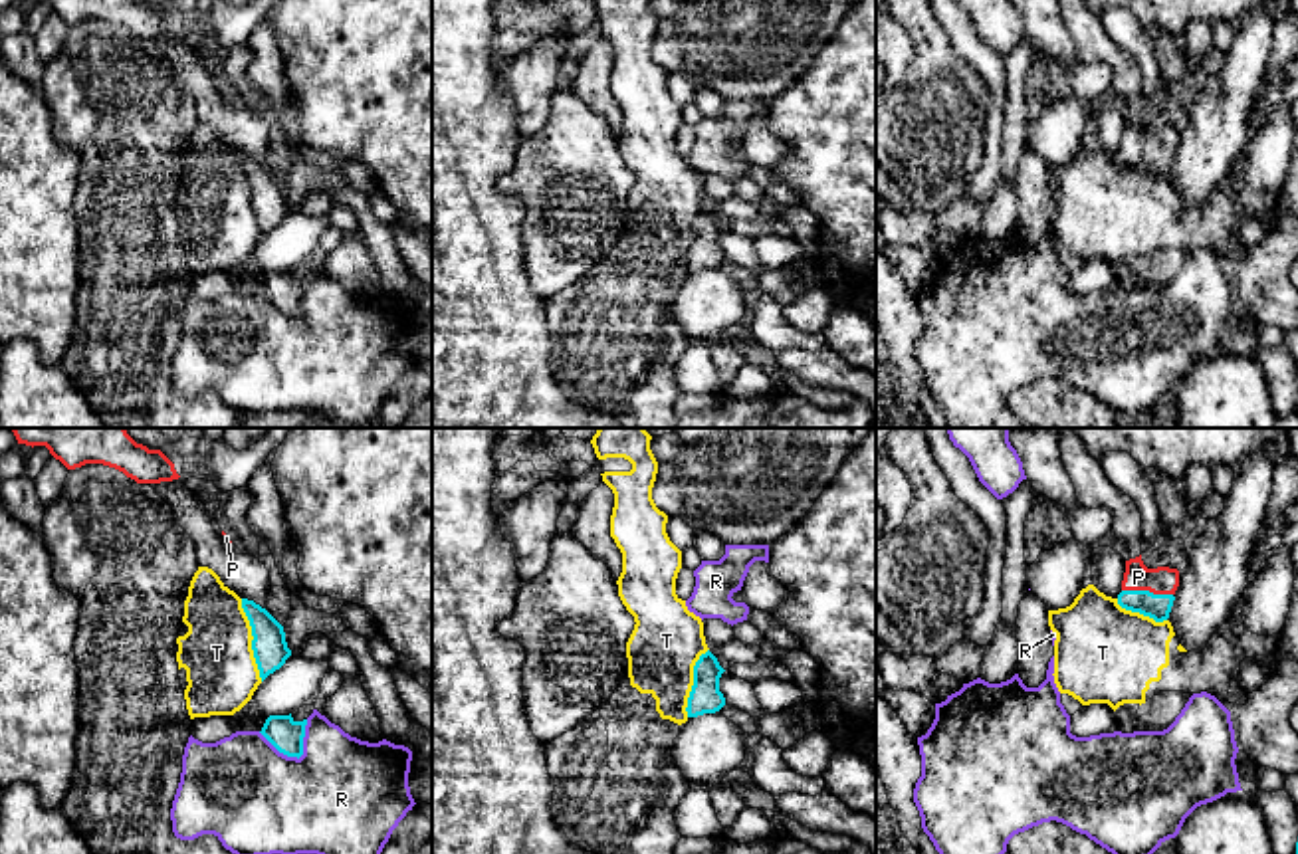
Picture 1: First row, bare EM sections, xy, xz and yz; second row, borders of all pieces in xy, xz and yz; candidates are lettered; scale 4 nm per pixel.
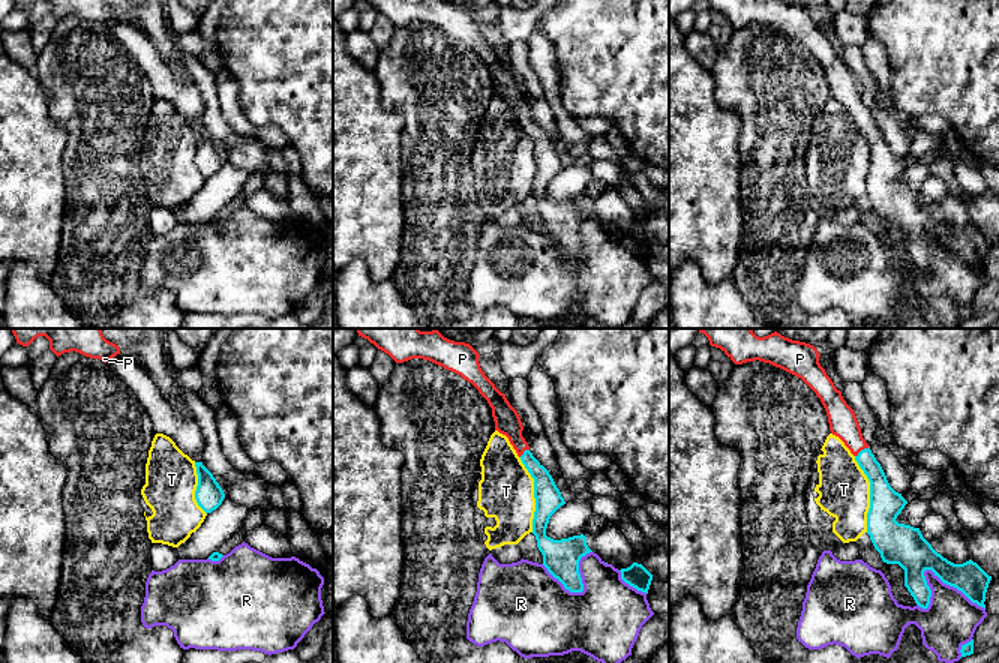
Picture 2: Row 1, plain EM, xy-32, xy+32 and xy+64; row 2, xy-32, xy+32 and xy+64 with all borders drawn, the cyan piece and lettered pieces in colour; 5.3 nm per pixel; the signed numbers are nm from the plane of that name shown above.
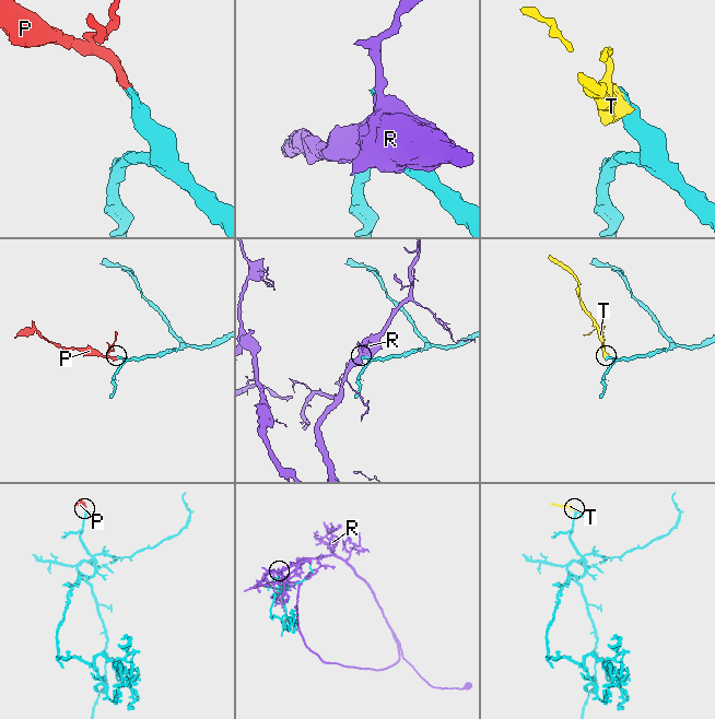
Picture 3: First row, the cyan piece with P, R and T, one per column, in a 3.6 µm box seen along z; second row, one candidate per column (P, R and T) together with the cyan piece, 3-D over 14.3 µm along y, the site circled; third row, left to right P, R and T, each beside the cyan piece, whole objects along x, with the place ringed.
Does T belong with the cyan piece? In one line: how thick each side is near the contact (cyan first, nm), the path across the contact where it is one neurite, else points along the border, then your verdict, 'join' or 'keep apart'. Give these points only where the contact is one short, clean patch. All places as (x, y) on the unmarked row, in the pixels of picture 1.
140/280 nm | along xy (240, 155), (250, 183), (252, 213), (262, 236) | keep apart

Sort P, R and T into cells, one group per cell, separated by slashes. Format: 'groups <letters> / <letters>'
groups P / R / T

